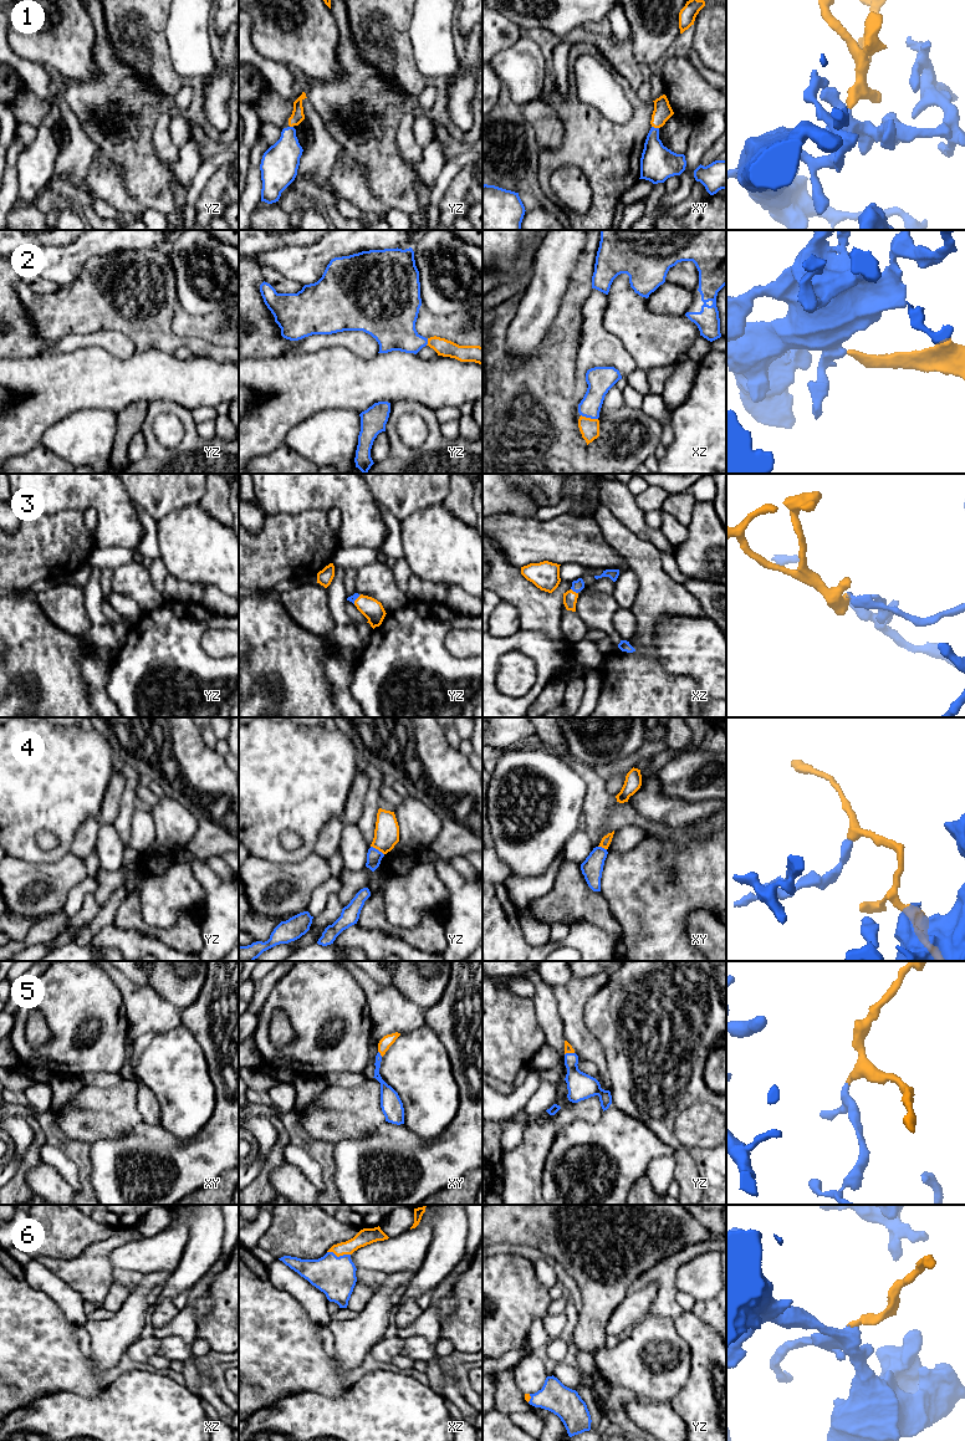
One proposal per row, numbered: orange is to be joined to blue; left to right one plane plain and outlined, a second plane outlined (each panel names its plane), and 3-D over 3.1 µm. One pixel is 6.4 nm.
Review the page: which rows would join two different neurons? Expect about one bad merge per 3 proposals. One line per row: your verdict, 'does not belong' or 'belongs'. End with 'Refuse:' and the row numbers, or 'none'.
1: belongs
2: belongs
3: belongs
4: does not belong
5: belongs
6: belongs
Refuse: 4

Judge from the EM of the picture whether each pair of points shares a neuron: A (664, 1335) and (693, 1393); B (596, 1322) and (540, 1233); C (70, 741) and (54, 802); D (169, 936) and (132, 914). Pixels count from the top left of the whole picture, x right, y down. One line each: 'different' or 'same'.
A: different
B: same
C: same
D: same

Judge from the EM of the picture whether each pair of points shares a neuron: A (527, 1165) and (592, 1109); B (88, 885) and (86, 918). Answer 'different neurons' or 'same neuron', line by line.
A: same neuron
B: different neurons

